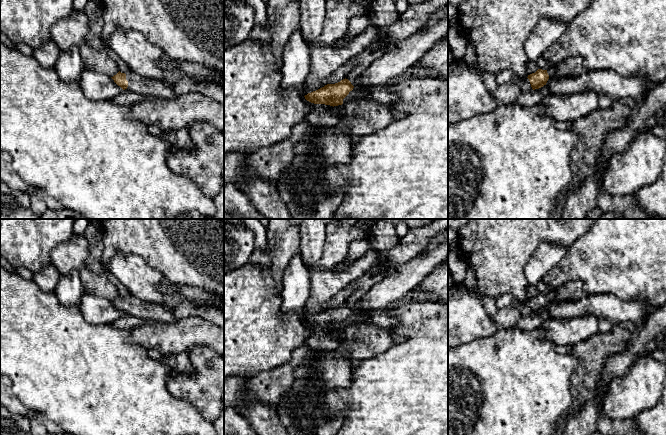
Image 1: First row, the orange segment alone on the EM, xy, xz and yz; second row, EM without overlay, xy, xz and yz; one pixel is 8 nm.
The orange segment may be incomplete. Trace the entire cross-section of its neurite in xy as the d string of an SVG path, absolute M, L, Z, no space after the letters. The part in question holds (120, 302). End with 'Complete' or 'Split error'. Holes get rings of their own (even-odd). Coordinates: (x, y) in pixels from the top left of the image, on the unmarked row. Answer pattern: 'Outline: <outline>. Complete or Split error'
Outline: M120 295L111 301L114 306L123 314L128 313L146 321L160 321L172 323L177 321L171 312L171 309L163 304L155 304L142 301L135 296L121 297Z. Split error

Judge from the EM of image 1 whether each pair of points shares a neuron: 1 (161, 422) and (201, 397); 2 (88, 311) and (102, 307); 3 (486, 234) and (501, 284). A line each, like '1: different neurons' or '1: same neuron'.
1: different neurons
2: same neuron
3: same neuron

